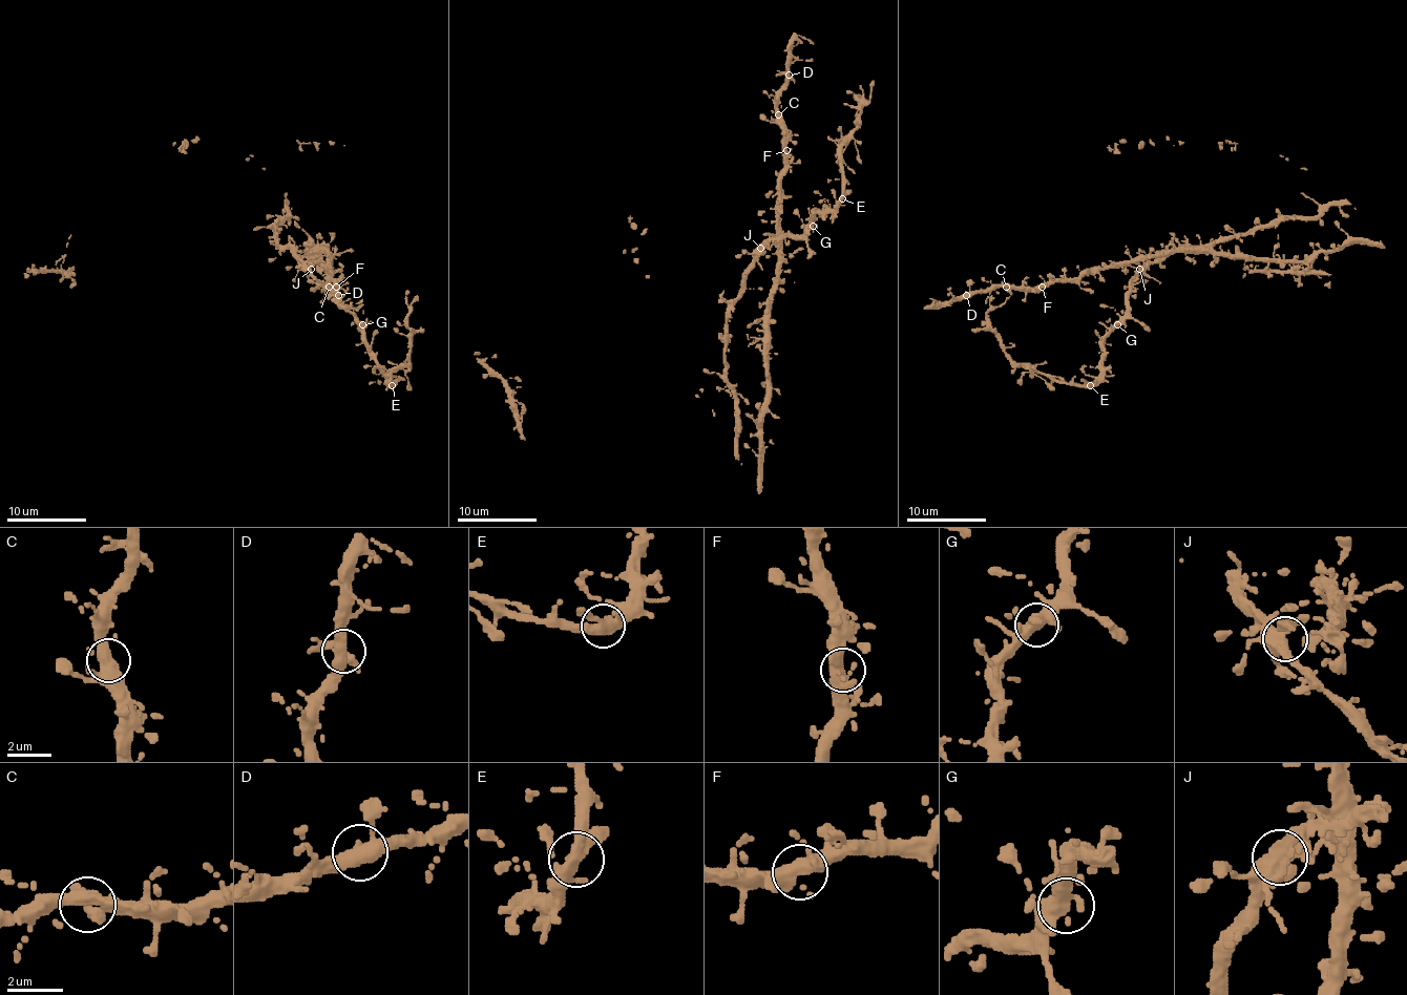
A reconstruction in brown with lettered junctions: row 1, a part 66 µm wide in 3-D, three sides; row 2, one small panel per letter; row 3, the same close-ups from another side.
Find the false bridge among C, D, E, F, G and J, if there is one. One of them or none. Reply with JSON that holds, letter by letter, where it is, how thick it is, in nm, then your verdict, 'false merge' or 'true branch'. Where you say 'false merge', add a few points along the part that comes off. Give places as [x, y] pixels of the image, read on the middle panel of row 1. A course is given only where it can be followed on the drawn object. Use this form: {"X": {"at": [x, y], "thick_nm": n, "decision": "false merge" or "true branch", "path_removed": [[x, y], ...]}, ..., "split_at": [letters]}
{"C": {"at": [778, 114], "thick_nm": 380, "decision": "true branch"}, "D": {"at": [789, 75], "thick_nm": 380, "decision": "true branch"}, "E": {"at": [842, 198], "thick_nm": 360, "decision": "true branch"}, "F": {"at": [786, 150], "thick_nm": 400, "decision": "true branch"}, "G": {"at": [813, 226], "thick_nm": 360, "decision": "true branch"}, "J": {"at": [760, 248], "thick_nm": 420, "decision": "true branch"}, "split_at": []}

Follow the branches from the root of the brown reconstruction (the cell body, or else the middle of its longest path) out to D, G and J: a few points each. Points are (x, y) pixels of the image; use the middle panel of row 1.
D: (727, 310), (742, 286), (744, 270), (777, 232), (784, 167), (784, 121), (777, 97), (789, 75)
G: (727, 310), (742, 286), (744, 270), (753, 262), (753, 256), (769, 240), (802, 236), (813, 226)
J: (727, 310), (742, 286), (744, 270), (760, 248)

